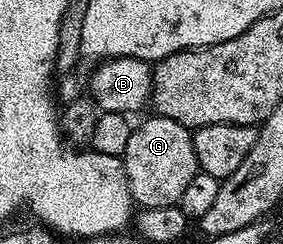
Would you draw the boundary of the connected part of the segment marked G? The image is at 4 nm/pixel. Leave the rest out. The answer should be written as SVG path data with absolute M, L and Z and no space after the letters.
M149 116L149 120L133 127L130 142L126 142L122 157L130 194L141 209L179 205L186 185L193 180L198 170L192 132L185 124L179 124L165 116Z

